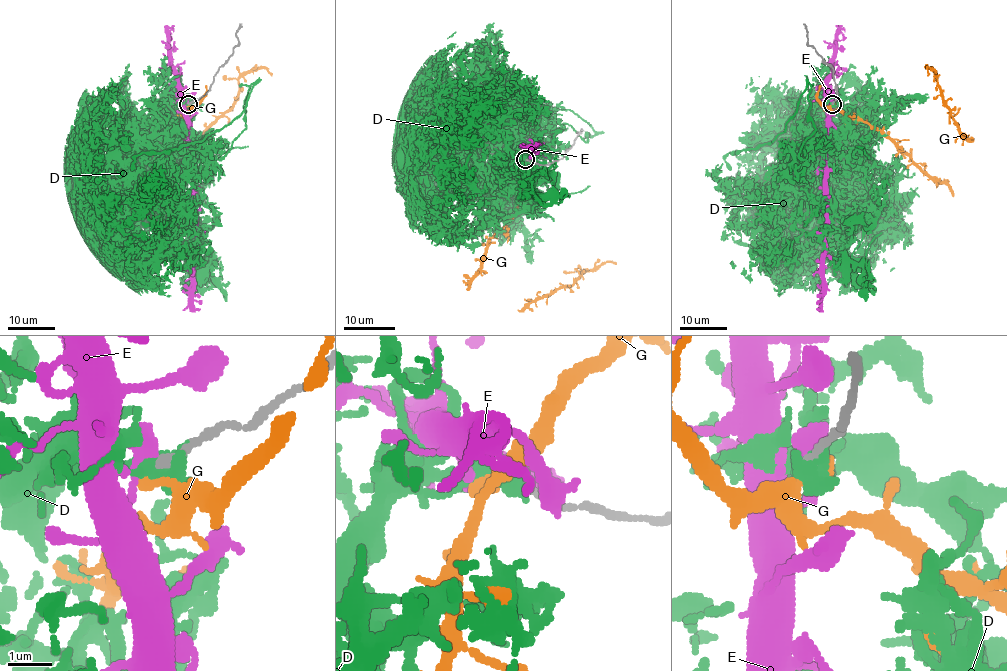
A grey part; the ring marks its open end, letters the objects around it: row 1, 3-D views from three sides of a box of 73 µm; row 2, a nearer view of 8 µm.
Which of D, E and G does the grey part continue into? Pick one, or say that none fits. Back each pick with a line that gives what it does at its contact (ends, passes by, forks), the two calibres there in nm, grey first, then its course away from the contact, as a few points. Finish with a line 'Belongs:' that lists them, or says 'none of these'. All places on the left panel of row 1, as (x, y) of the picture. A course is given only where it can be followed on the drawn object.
Belongs: none of these

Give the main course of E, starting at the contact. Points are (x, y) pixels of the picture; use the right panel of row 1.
E: (832, 102), (825, 154), (822, 301), (817, 309)

